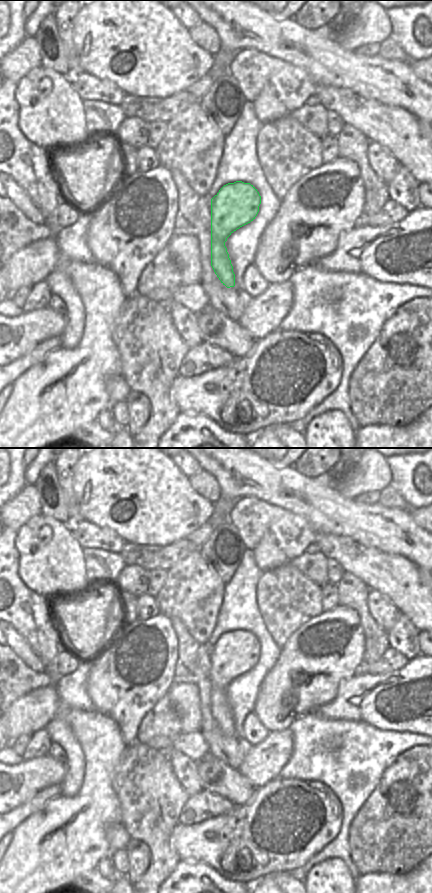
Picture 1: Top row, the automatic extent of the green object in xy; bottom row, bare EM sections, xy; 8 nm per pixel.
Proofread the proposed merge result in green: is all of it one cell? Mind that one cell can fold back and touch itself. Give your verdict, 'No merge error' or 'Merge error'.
No merge error

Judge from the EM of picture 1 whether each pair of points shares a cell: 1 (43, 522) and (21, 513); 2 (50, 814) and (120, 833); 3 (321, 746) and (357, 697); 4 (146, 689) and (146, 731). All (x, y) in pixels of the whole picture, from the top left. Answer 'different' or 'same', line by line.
1: different
2: different
3: different
4: different

